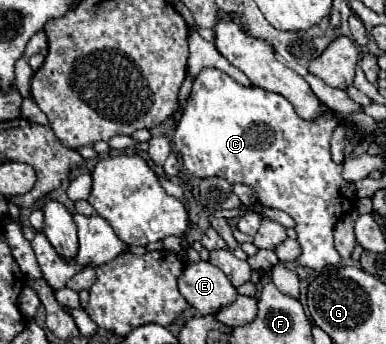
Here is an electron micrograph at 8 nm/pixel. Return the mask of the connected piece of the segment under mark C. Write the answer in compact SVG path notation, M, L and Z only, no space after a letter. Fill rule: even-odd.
M202 70L194 80L192 94L186 100L182 118L176 126L174 148L180 154L188 174L196 178L222 176L230 184L246 184L258 194L258 202L262 206L288 212L296 222L296 240L302 248L296 264L322 270L326 266L340 264L342 258L334 248L334 226L342 214L350 212L350 208L356 208L358 200L354 182L344 180L342 164L336 164L330 158L330 138L336 126L338 120L332 112L320 114L318 120L304 120L282 94L268 92L264 88L244 88L220 70Z

